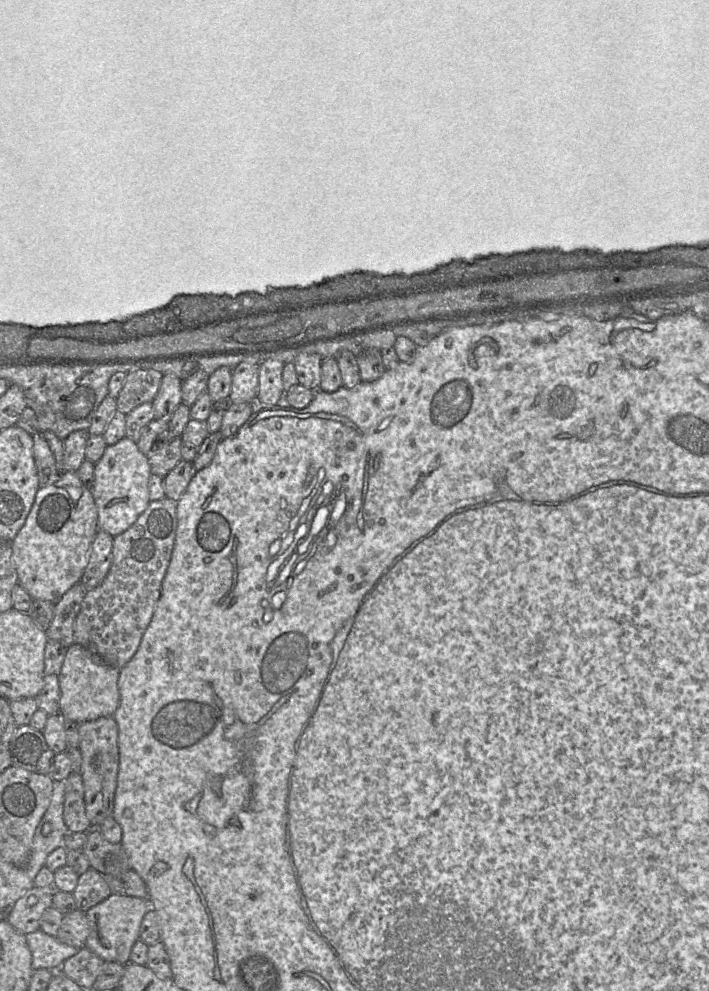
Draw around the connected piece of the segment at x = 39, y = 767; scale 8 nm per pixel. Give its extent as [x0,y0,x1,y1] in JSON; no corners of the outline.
[10,725,55,775]

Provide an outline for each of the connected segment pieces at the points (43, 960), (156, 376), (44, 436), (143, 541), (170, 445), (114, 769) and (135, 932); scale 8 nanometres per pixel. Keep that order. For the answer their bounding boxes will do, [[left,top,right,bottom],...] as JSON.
[[26,929,80,970],[116,369,164,415],[33,432,64,487],[74,497,177,669],[149,430,182,477],[78,716,119,828],[85,894,149,963]]

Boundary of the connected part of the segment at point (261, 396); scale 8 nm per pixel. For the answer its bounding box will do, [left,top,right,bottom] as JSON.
[256,359,283,407]

